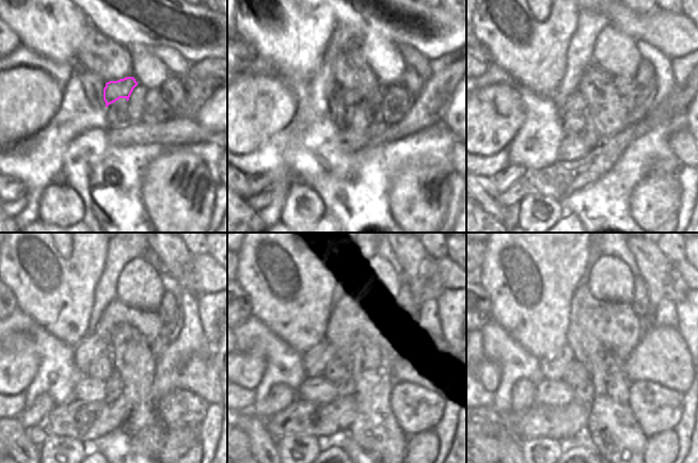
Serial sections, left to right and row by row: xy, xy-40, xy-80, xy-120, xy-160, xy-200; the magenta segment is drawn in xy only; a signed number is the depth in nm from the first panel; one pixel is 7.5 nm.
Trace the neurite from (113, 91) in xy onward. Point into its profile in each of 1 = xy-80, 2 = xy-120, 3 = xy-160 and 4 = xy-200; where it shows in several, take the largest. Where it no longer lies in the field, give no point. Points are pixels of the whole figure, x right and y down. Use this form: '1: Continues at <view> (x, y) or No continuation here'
1: Continues at xy-80 (575, 105)
2: Continues at xy-120 (92, 346)
3: Continues at xy-160 (315, 361)
4: Continues at xy-200 (553, 367).

